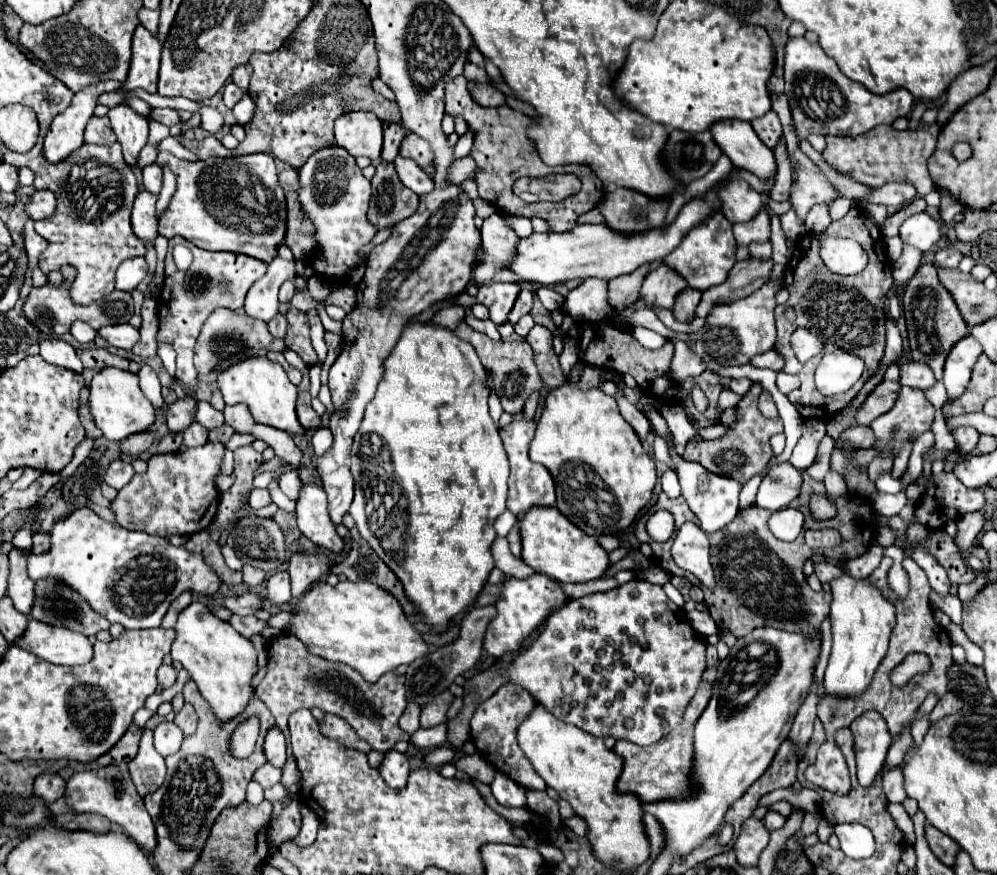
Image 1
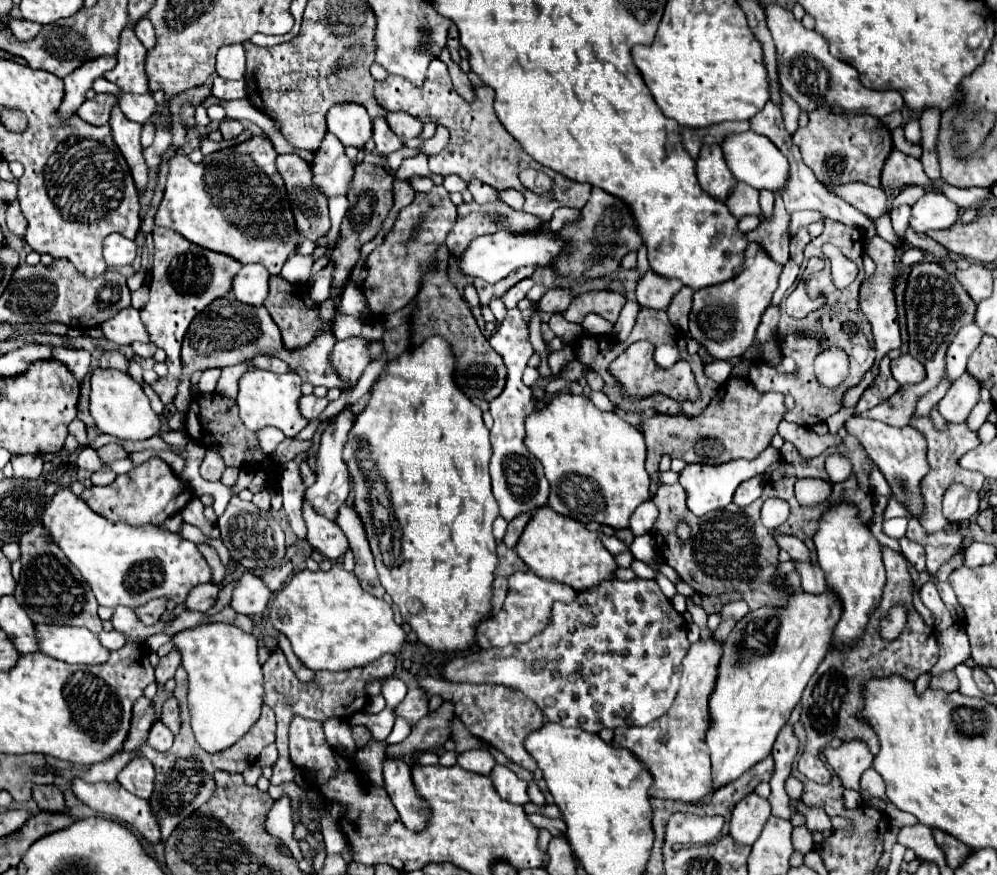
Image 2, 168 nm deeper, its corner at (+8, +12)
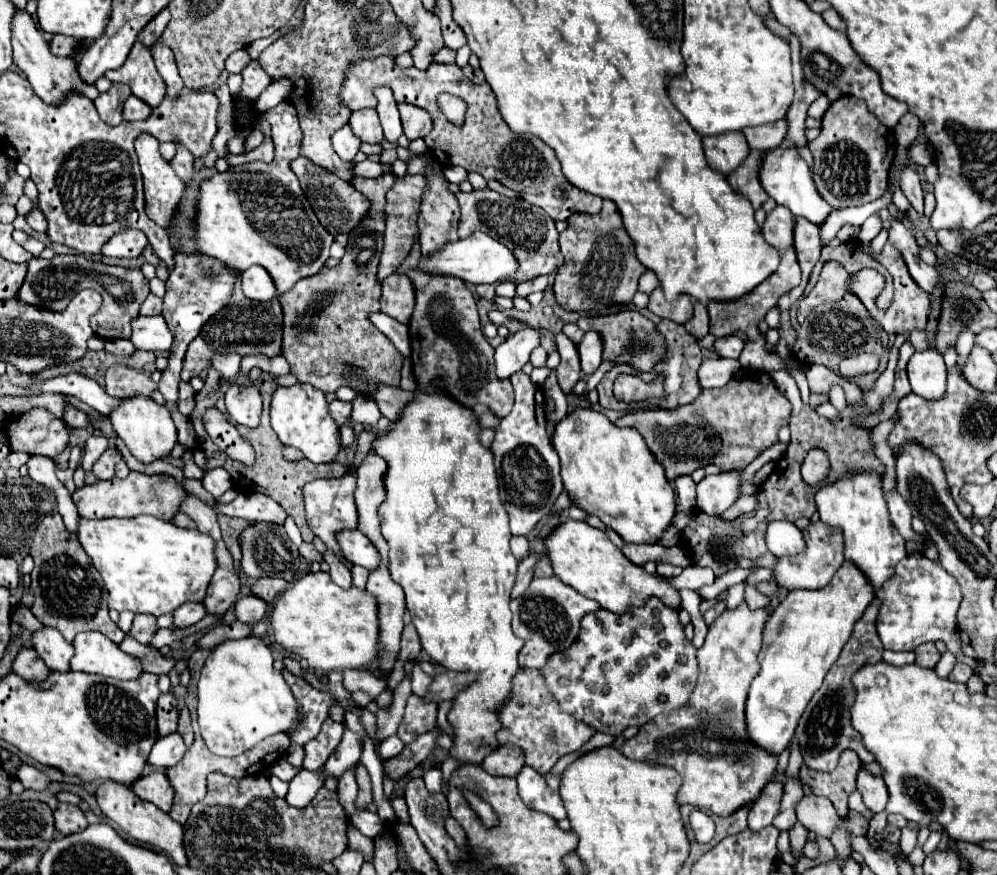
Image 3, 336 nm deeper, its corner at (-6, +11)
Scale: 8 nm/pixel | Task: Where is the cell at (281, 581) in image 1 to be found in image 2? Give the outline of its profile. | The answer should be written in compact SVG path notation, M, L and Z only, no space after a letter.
M243 573L243 577L237 581L231 597L231 607L241 615L259 615L273 593L261 585L261 577L255 573Z

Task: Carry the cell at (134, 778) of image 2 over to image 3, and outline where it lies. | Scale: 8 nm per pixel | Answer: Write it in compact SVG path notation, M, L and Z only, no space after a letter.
M151 772L141 776L135 784L133 784L133 792L147 802L153 802L155 806L159 806L161 810L169 812L171 804L173 804L173 788L167 780L167 776L163 772Z

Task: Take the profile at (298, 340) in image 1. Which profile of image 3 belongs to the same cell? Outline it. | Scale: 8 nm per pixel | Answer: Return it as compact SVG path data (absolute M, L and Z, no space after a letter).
M383 174L375 180L355 176L351 184L369 200L369 212L359 220L355 230L349 232L343 260L335 268L323 268L319 274L299 280L287 294L277 294L285 314L281 356L289 362L291 374L295 374L299 382L313 384L323 392L335 392L339 386L355 388L359 380L347 378L345 364L365 370L369 384L359 382L357 390L369 390L377 382L399 386L403 356L399 356L399 350L391 346L389 338L369 322L369 312L379 310L381 284L375 272L383 250L385 194L395 184L395 178L395 174Z

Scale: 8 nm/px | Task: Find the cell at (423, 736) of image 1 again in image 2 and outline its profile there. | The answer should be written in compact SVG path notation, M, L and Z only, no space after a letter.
M395 719L395 727L391 731L391 735L387 737L385 745L395 745L395 743L401 743L407 735L411 733L411 727L407 721L401 721L401 719Z

